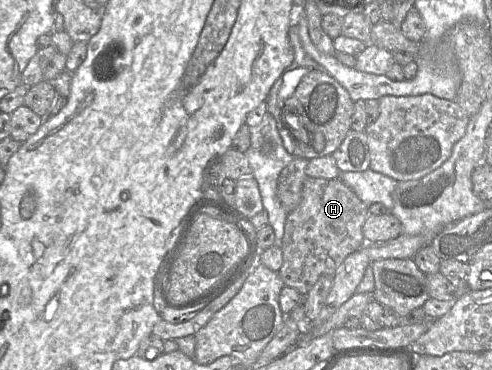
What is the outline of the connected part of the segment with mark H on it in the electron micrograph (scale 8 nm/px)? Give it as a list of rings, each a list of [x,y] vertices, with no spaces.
[[[307,177],[303,184],[302,199],[296,209],[287,214],[284,236],[279,243],[283,264],[278,272],[285,286],[306,295],[323,275],[334,275],[348,255],[364,245],[363,225],[369,215],[368,207],[341,179]]]

